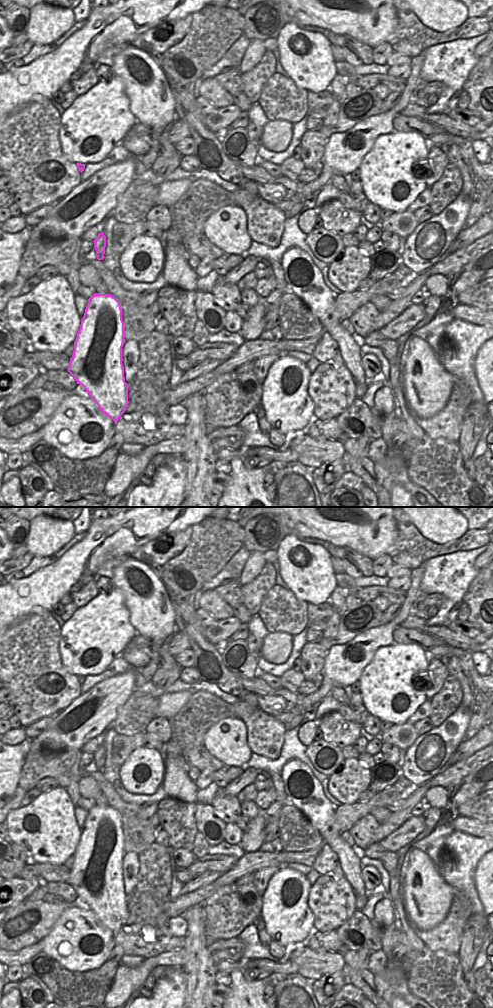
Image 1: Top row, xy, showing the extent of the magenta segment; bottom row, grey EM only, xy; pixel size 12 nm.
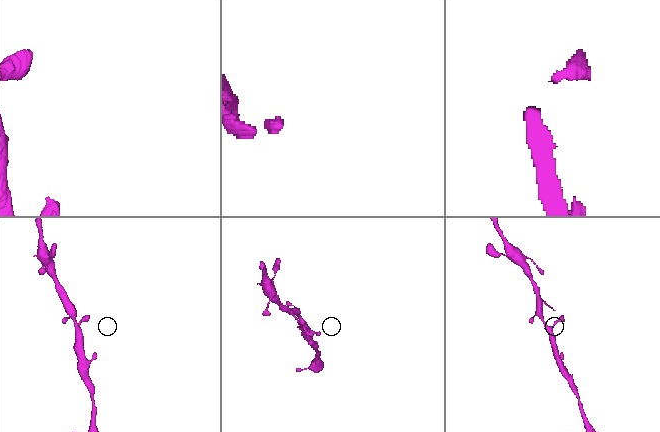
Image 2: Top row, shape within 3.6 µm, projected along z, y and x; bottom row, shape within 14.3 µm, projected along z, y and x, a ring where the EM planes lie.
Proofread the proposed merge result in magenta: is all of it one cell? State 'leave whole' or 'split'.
leave whole

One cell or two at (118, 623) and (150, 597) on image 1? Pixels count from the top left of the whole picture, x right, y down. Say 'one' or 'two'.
two

